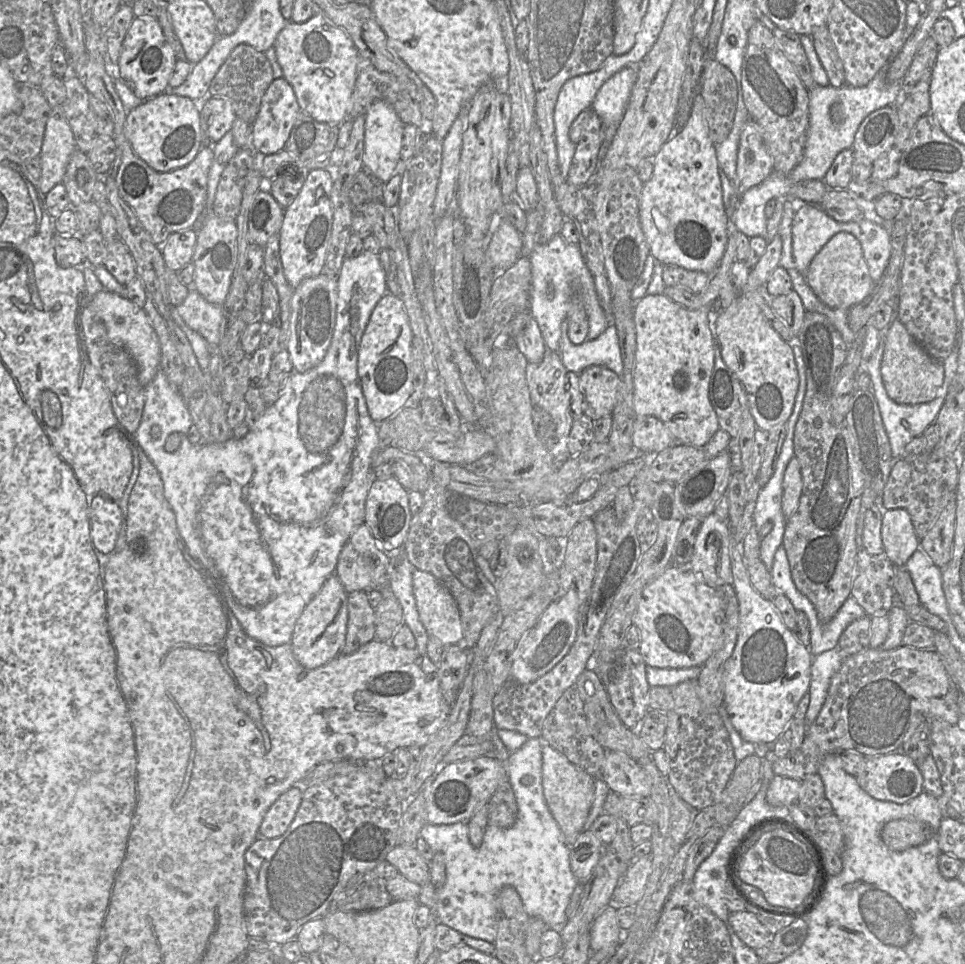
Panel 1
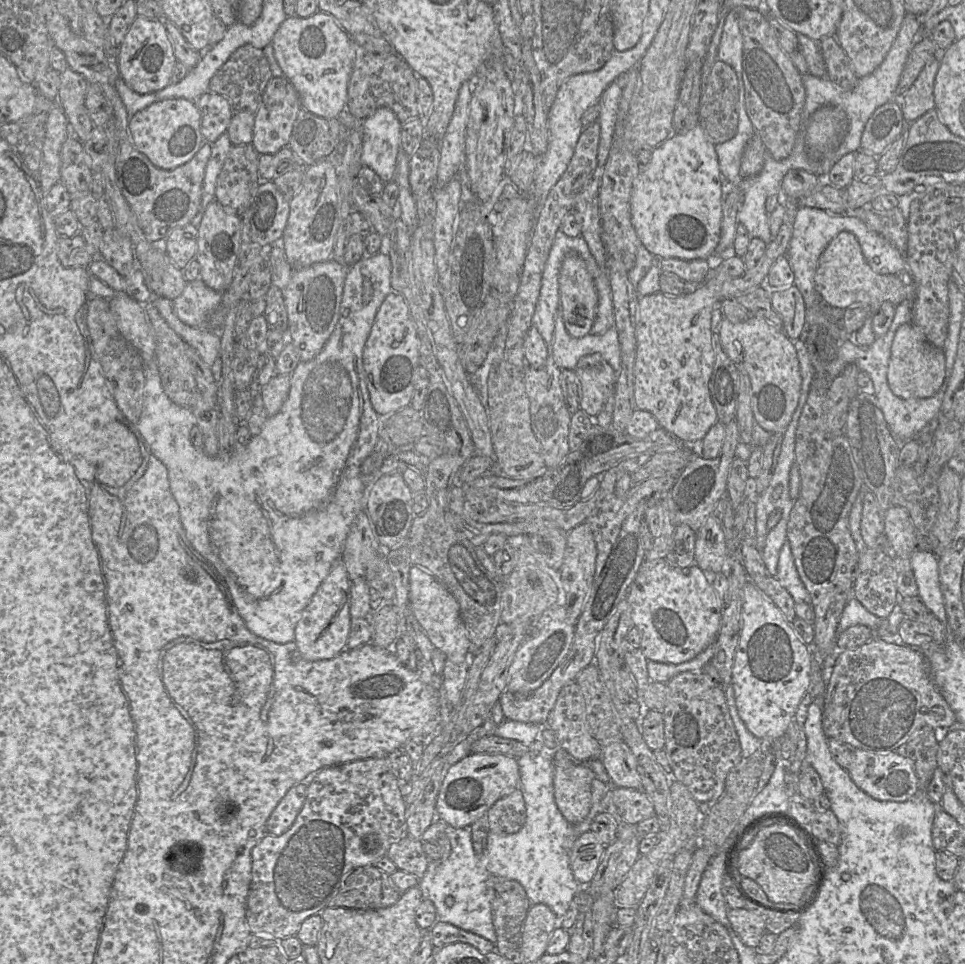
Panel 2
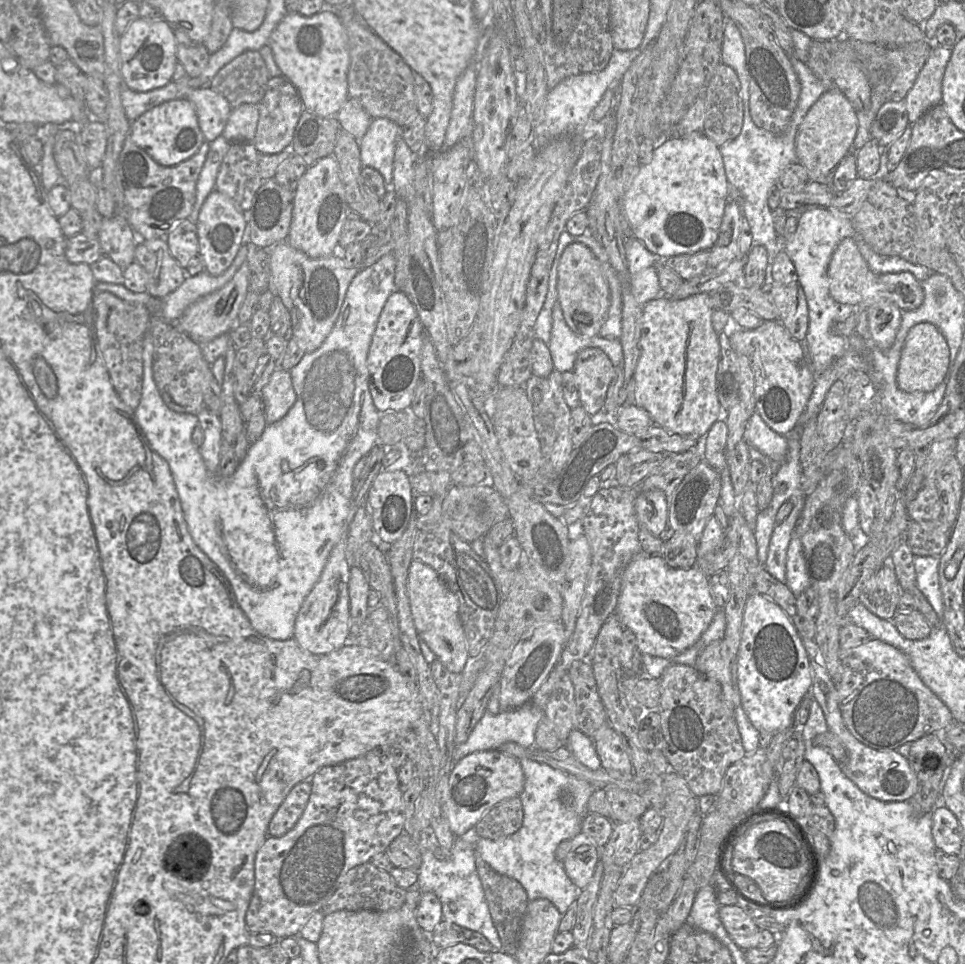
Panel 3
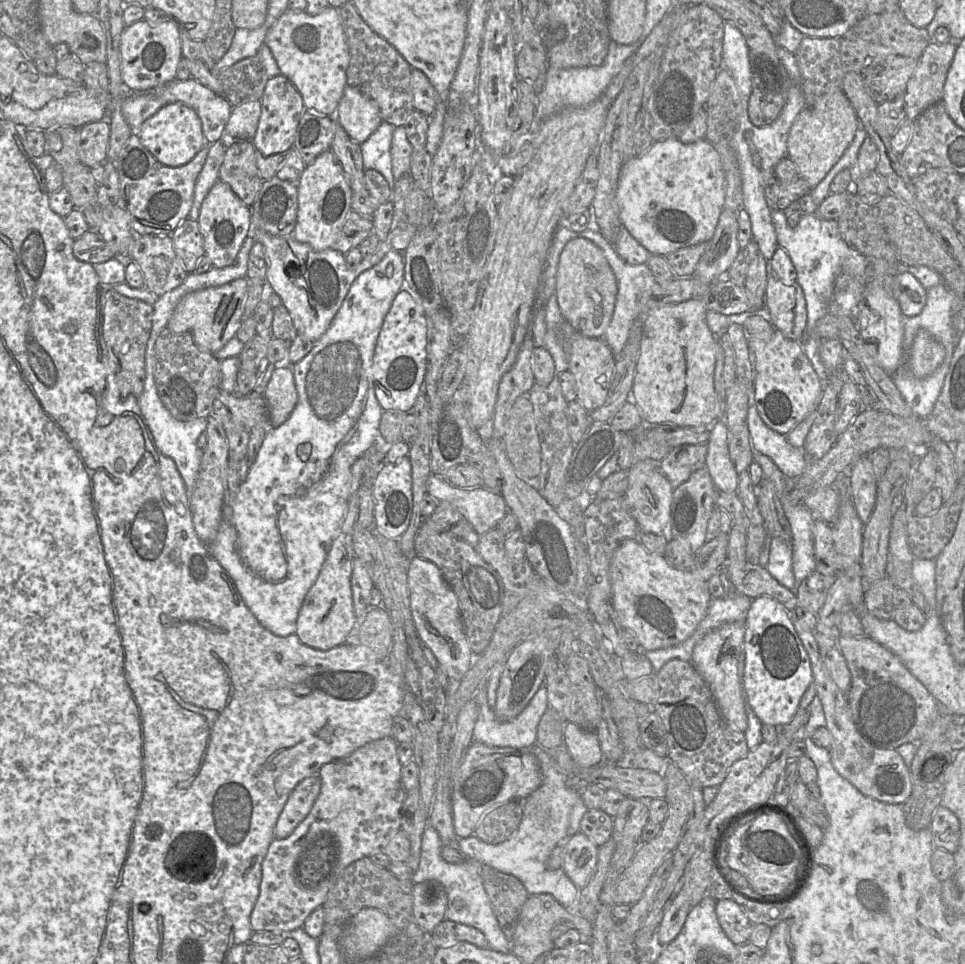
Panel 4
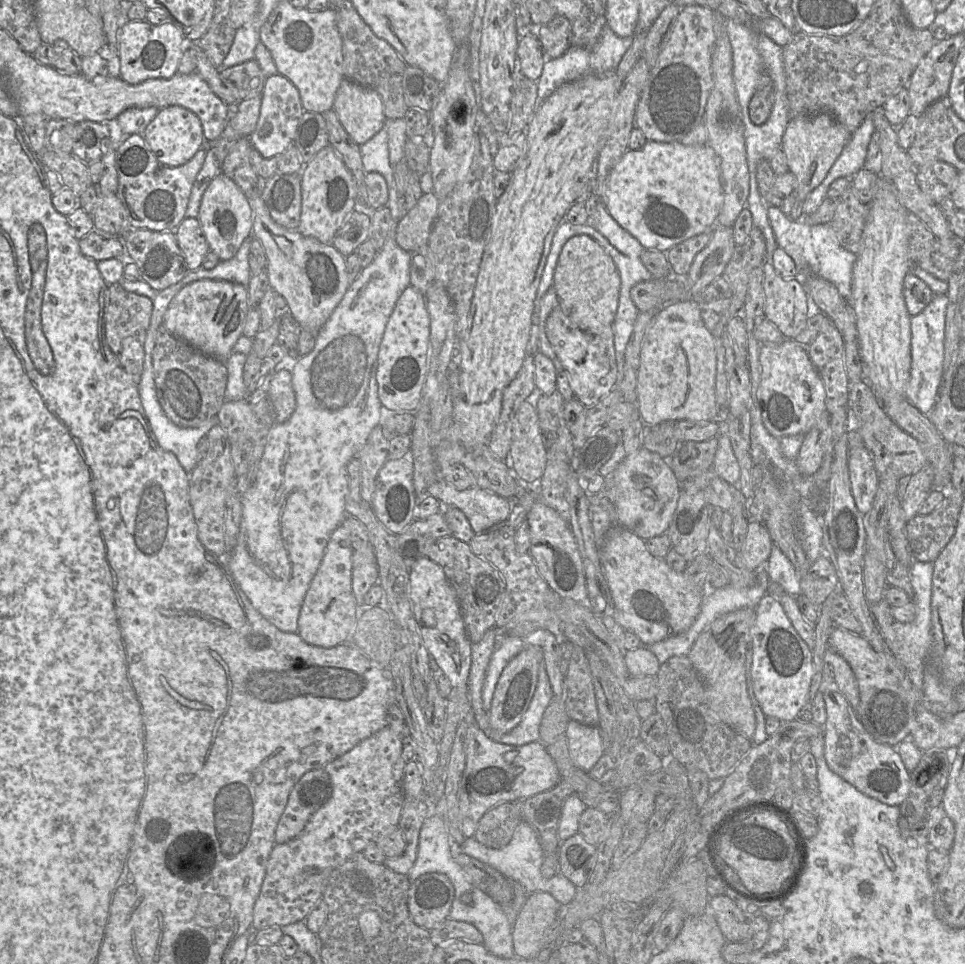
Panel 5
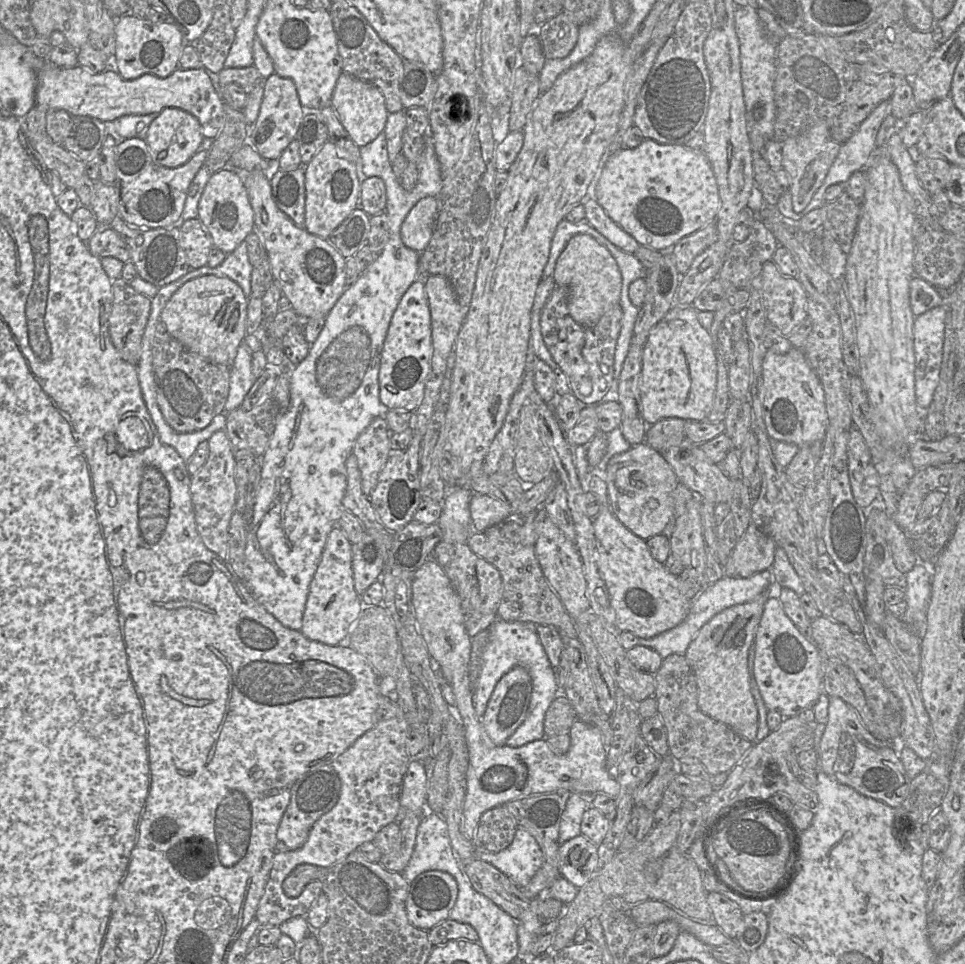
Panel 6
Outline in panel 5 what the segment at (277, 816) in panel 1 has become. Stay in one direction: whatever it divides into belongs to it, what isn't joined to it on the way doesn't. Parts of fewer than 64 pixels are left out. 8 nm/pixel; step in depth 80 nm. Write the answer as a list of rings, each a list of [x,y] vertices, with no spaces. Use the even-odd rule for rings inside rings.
[[[324,768],[305,773],[291,790],[275,830],[275,842],[283,844],[298,837],[310,818],[332,795],[332,782]]]

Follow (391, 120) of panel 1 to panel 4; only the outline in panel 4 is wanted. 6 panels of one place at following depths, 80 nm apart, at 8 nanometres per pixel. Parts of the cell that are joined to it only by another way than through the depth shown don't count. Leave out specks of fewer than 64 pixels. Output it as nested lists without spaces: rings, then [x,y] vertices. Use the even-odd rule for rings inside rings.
[[[382,121],[378,128],[360,144],[363,168],[378,171],[385,178],[391,192],[394,192],[392,173],[391,142],[394,126]]]

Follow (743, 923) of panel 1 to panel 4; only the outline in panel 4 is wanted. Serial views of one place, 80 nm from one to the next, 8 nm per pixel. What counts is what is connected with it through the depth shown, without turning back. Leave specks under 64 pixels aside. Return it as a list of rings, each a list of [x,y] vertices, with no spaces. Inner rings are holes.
[[[733,900],[716,901],[716,915],[720,926],[735,945],[749,942],[752,924],[743,909]]]

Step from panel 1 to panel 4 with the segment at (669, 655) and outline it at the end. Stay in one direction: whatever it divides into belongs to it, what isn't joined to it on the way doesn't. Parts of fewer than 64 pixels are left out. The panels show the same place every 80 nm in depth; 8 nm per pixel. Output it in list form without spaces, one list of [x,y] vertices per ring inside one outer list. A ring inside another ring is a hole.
[[[626,539],[610,564],[612,604],[623,628],[635,632],[647,651],[672,647],[690,637],[705,617],[711,596],[707,581],[690,569],[670,565],[664,555],[653,555],[636,539]]]

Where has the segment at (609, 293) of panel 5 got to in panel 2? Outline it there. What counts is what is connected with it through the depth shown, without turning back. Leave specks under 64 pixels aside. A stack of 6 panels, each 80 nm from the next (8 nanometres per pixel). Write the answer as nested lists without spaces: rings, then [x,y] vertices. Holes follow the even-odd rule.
[[[577,253],[567,254],[559,275],[559,306],[570,336],[590,334],[597,302],[597,290],[584,260]]]

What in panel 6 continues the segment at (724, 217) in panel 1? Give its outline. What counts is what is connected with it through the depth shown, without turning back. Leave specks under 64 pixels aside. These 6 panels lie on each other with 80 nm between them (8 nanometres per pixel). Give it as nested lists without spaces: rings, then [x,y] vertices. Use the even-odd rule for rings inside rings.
[[[644,139],[636,148],[622,147],[606,160],[595,199],[608,216],[643,246],[667,253],[680,239],[715,222],[721,208],[718,184],[703,150],[685,144],[661,144]]]

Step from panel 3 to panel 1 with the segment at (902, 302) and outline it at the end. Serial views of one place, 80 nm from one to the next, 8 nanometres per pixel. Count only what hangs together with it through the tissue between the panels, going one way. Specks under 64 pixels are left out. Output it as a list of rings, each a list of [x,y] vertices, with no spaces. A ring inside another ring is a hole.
[[[847,232],[835,234],[814,256],[807,271],[806,280],[817,297],[832,309],[848,310],[863,301],[873,290],[867,263],[860,242]]]

